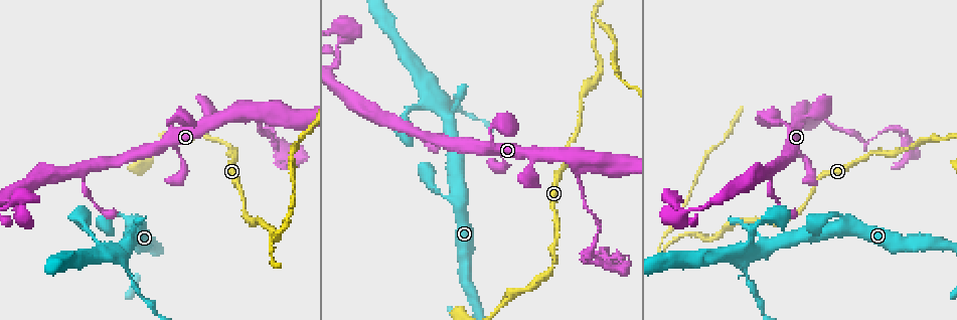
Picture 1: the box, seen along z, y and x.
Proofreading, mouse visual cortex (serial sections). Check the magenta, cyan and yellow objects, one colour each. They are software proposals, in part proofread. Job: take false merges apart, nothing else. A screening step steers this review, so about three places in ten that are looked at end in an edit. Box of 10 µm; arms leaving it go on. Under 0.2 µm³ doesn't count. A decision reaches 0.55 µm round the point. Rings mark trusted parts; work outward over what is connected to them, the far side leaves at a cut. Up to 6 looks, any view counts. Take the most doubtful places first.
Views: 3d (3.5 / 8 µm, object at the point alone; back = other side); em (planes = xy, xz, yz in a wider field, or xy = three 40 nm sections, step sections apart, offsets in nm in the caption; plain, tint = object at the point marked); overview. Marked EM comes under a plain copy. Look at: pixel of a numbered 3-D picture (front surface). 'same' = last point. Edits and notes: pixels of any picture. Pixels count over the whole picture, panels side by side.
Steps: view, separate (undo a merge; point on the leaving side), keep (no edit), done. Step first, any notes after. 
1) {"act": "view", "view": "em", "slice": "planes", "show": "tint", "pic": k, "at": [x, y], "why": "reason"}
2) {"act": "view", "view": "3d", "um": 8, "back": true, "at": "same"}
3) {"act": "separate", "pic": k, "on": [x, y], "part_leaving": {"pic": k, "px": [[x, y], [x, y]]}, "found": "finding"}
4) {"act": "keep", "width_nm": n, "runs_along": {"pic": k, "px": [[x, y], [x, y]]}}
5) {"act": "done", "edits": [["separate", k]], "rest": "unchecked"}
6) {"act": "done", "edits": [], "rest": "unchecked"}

{"act": "view", "view": "3d", "um": 8, "pic": 1, "at": [592, 21], "why": "side arm on a straight run"}

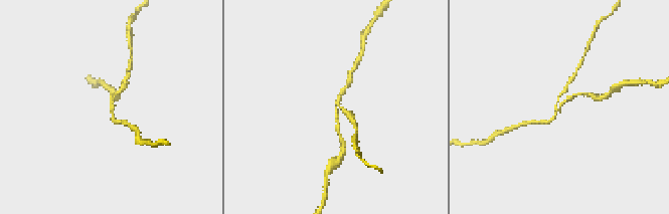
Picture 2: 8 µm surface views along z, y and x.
{"act": "view", "view": "em", "slice": "xy", "step": 1, "show": "tint", "at": "same", "why": "shape alone is not enough"}

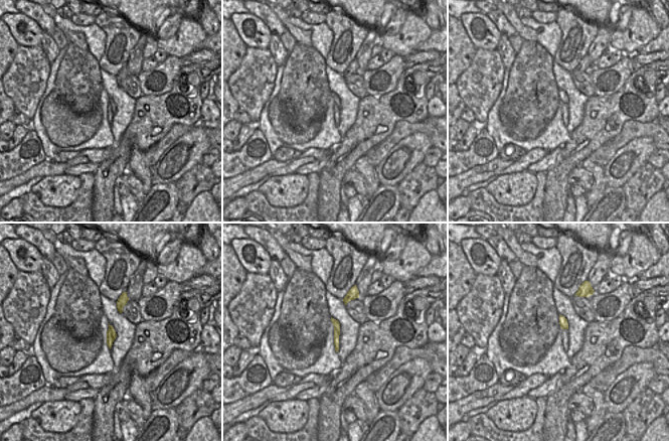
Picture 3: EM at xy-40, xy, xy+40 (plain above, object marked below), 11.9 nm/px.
{"act": "separate", "pic": 2, "on": [124, 84], "arm_widths_nm": [150, 200, 200], "part_leaving": {"pic": 2, "px": [[112, 106], [113, 98], [124, 86], [128, 72]]}, "found": "a second cell is stuck on"}

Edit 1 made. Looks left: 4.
{"act": "view", "view": "3d", "um": 3.5, "pic": 1, "at": [437, 106], "why": "small branch off a trunk"}

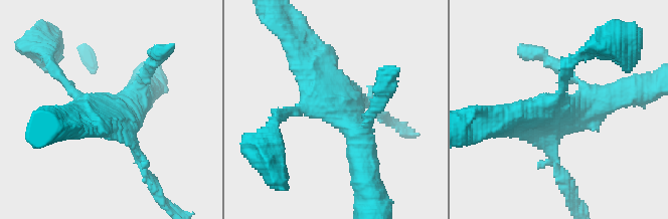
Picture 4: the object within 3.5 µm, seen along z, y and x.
{"act": "view", "view": "em", "slice": "xy", "step": 2, "show": "tint", "pic": 4, "at": [340, 109], "arms": 4, "arm_widths_nm": [150, 150, 400, 450]}

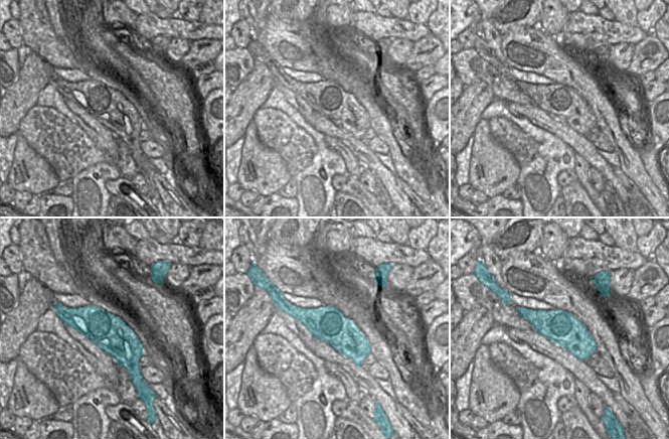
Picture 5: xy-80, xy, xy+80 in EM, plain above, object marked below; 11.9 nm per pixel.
{"act": "view", "view": "em", "slice": "planes", "show": "tint", "at": "same"}

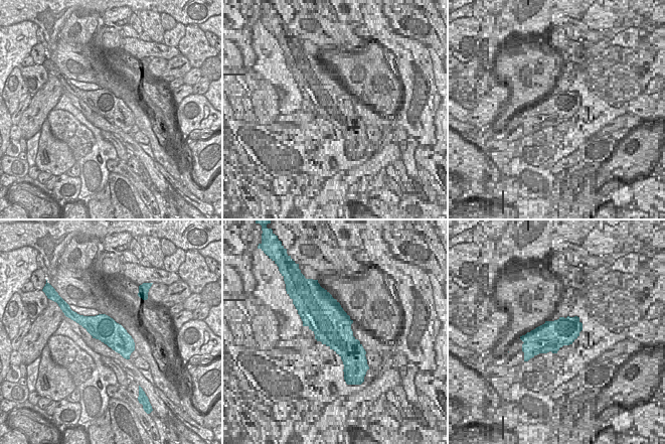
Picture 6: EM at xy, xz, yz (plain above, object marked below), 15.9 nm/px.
{"act": "keep", "runs_along": {"pic": 4, "px": [[364, 164], [355, 128], [300, 58]]}, "found": "one cell here"}

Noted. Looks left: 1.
{"act": "done", "edits": [["separate", 2]], "rest": "unchecked"}

